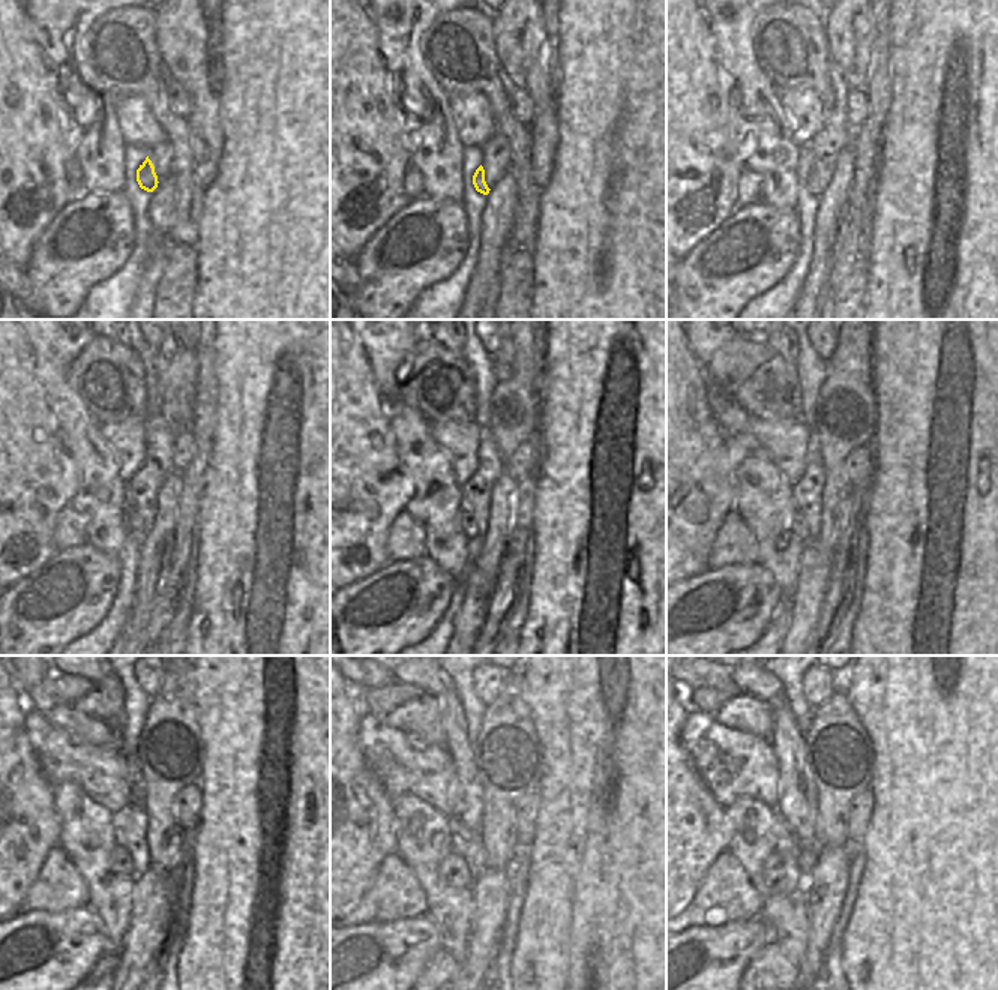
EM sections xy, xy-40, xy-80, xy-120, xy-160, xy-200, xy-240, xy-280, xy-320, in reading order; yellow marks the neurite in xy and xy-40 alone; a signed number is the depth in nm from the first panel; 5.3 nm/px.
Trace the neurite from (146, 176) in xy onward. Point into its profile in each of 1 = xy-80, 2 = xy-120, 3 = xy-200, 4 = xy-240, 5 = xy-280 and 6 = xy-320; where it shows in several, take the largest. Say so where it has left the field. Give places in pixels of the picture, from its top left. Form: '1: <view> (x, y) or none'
1: xy-80 (814, 186)
2: xy-120 (134, 524)
3: xy-200 (799, 527)
4: xy-240 (120, 863)
5: xy-280 (453, 870)
6: xy-320 (782, 876)

